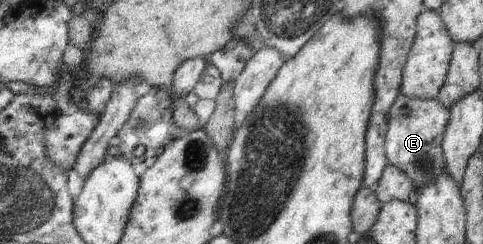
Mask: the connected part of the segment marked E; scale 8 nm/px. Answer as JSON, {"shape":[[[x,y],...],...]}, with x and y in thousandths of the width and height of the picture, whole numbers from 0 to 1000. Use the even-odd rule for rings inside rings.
{"shape":[[[830,385],[805,480],[797,615],[807,672],[826,684],[855,742],[861,783],[901,730],[928,709],[917,570],[930,520],[934,455],[909,406],[890,410]]]}

